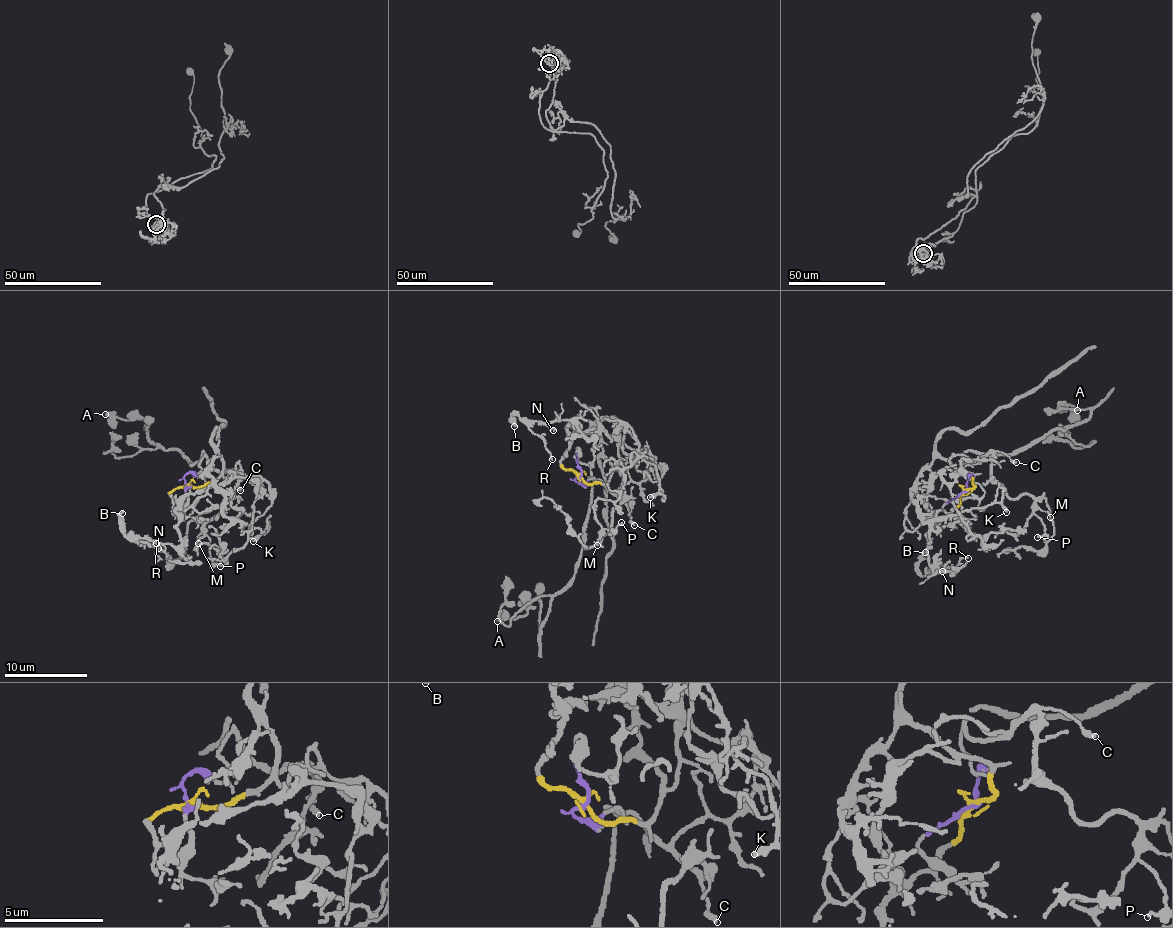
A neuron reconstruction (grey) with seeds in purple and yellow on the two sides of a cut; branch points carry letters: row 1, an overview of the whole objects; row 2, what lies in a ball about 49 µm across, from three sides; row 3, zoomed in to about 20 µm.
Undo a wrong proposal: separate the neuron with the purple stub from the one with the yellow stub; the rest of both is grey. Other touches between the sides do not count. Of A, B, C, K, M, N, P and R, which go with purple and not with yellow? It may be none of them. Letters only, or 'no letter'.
A, C, M, P

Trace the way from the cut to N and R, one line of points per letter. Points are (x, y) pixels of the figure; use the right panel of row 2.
N: (967, 491), (947, 516), (929, 532), (930, 569), (934, 567), (942, 572)
R: (967, 491), (947, 516), (929, 532), (927, 553), (931, 572), (937, 573), (967, 558)

